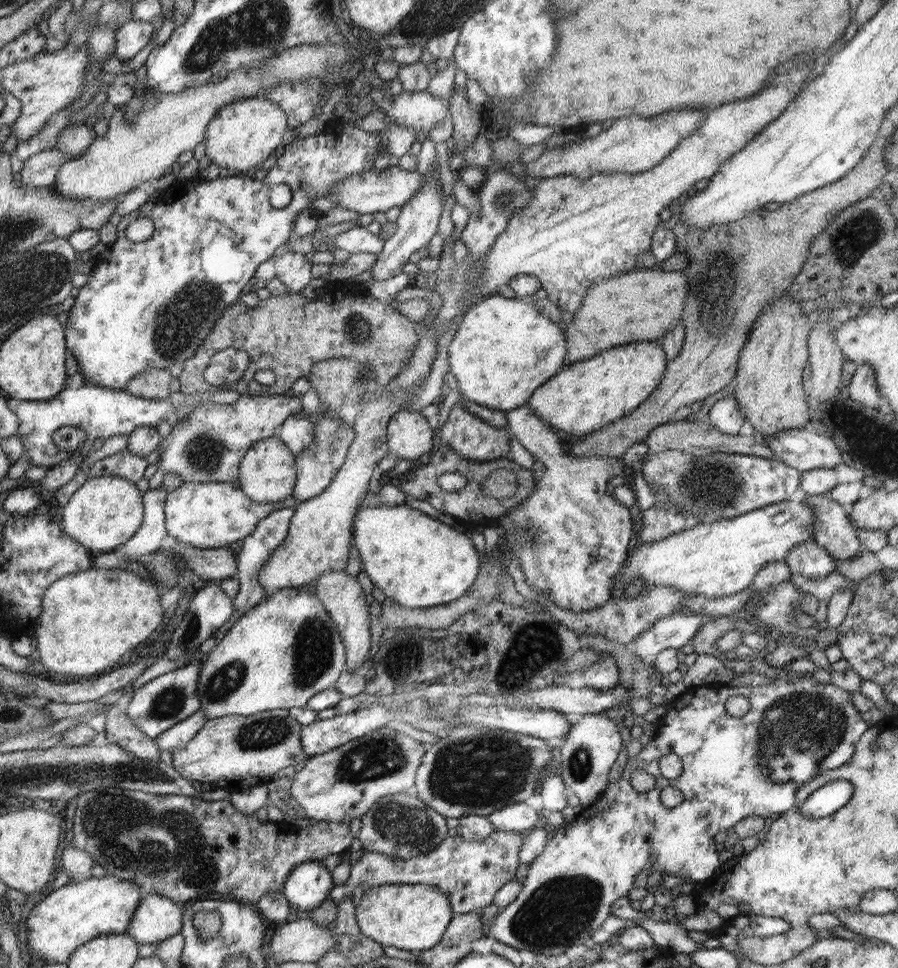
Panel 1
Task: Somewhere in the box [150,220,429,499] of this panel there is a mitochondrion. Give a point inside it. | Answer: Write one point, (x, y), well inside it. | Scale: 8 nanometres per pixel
(204, 452)

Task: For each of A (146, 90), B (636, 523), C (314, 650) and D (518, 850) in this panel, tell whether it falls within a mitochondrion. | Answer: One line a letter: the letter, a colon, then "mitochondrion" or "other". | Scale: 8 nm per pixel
A: other
B: other
C: mitochondrion
D: other

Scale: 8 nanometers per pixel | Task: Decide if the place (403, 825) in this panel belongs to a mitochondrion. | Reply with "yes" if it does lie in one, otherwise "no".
yes

